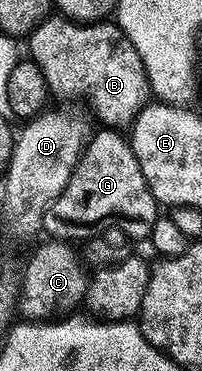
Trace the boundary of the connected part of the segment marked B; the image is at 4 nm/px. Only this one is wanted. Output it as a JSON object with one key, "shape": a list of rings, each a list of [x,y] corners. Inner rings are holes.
{"shape":[[[50,16],[28,35],[28,42],[28,57],[43,72],[50,95],[54,99],[78,98],[86,102],[102,127],[132,127],[142,108],[150,105],[151,91],[143,60],[139,60],[139,52],[135,52],[120,26],[112,21],[82,24],[64,16]]]}

